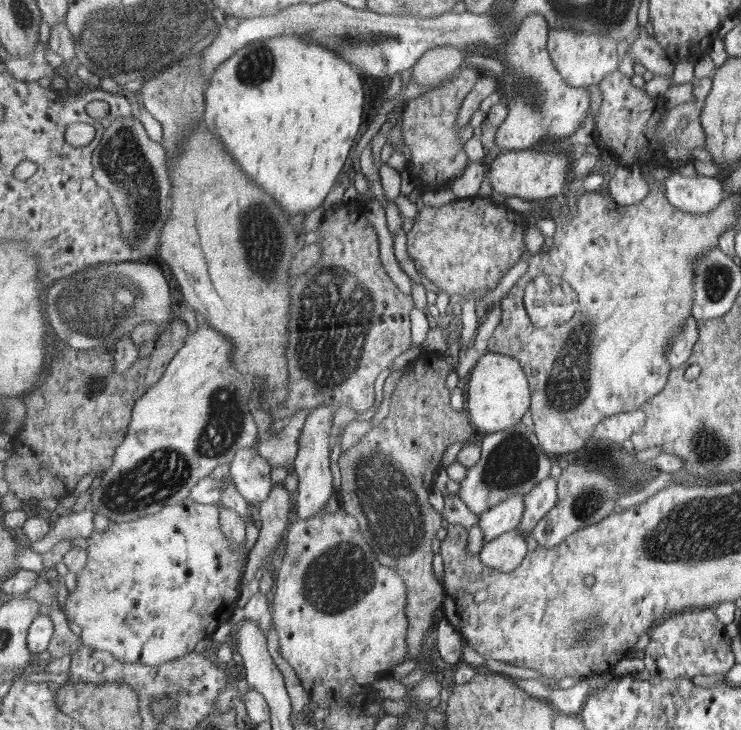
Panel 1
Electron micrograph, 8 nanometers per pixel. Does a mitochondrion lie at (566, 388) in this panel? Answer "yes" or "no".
yes

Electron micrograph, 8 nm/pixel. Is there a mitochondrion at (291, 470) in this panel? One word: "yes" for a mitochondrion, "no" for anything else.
no

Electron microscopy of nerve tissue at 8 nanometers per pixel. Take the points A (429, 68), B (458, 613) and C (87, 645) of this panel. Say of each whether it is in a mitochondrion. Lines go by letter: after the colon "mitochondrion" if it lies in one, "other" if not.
A: other
B: other
C: other

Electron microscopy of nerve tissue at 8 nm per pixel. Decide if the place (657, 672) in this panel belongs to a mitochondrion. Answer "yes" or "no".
no

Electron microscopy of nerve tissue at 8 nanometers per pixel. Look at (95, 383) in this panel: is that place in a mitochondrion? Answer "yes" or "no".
yes

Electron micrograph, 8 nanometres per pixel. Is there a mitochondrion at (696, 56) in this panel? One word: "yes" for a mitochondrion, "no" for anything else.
no

